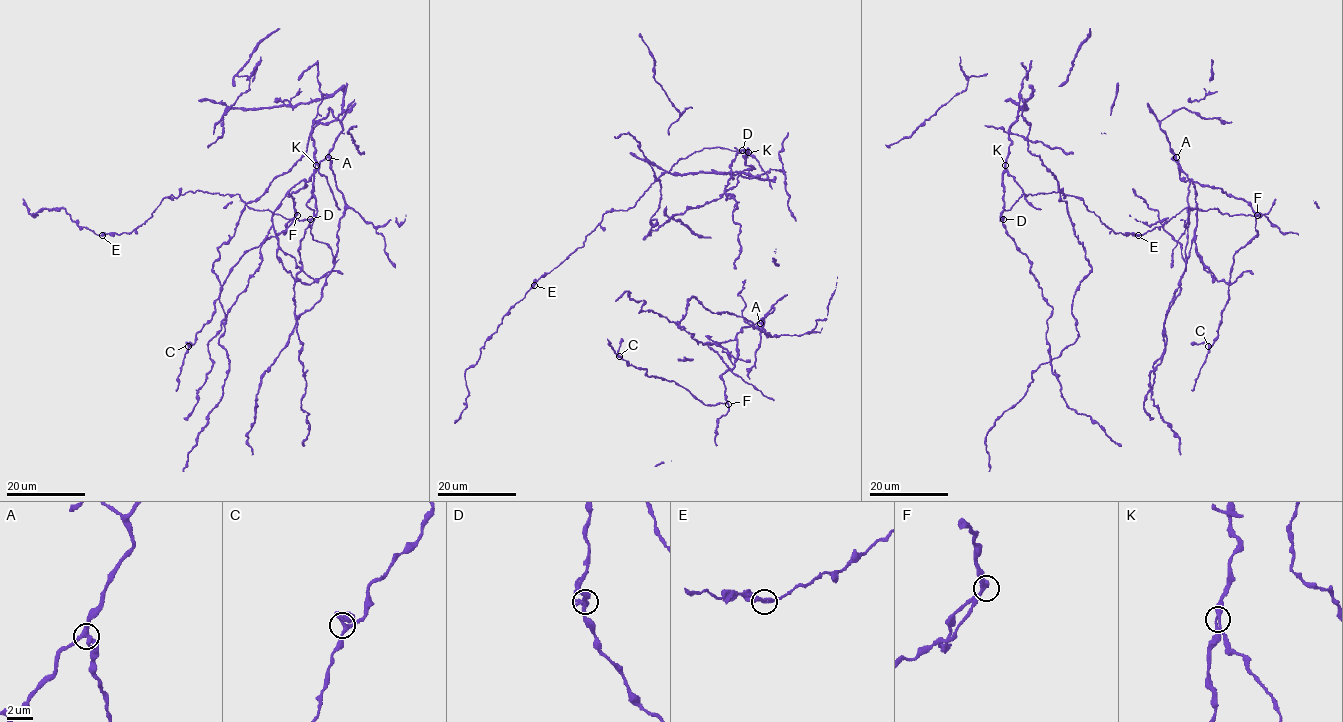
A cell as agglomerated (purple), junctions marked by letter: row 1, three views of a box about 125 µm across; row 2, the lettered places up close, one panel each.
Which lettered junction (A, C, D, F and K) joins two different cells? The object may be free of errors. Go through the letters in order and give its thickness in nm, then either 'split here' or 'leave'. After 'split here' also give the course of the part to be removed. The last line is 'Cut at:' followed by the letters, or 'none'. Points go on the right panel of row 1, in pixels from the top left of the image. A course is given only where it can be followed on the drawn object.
A: 320 nm thick; leave
C: 240 nm thick; leave
D: 280 nm thick; split here; foreign part runs (1003, 219), (1023, 194), (1060, 190), (1079, 196), (1115, 233), (1143, 235), (1185, 208), (1260, 216), (1275, 198)
F: 240 nm thick; leave
K: 300 nm thick; leave
Cut at: D

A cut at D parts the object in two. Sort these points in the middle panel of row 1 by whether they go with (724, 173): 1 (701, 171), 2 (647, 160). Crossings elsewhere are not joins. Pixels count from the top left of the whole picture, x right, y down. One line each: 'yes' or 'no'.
1: yes
2: yes

